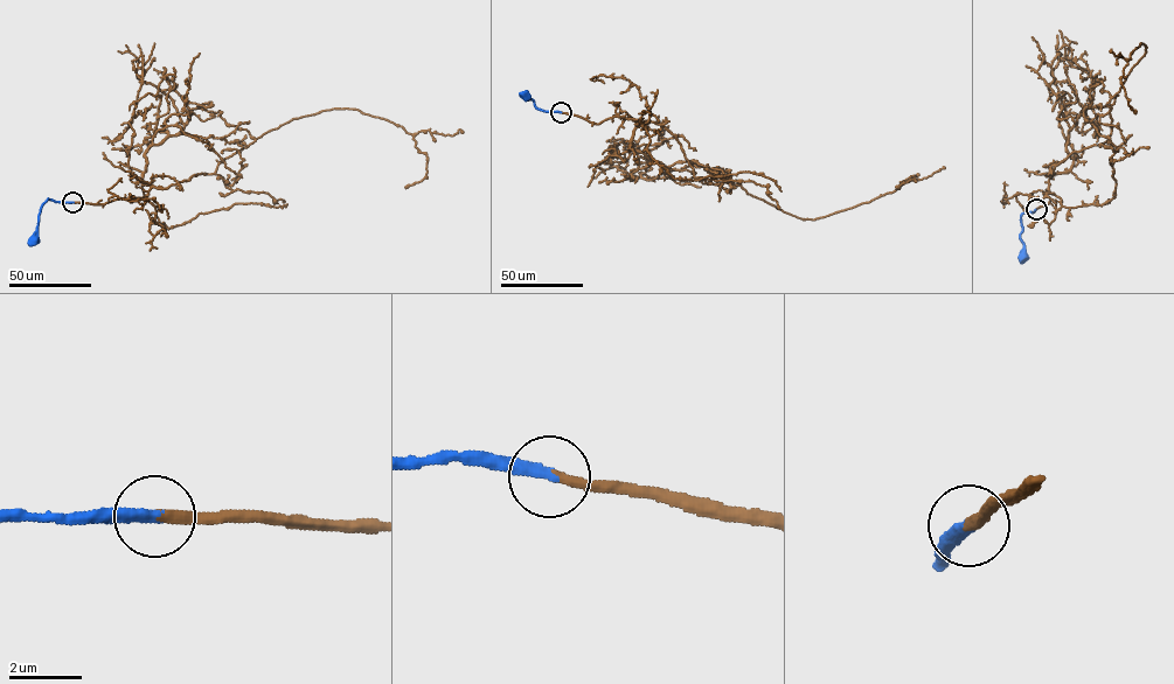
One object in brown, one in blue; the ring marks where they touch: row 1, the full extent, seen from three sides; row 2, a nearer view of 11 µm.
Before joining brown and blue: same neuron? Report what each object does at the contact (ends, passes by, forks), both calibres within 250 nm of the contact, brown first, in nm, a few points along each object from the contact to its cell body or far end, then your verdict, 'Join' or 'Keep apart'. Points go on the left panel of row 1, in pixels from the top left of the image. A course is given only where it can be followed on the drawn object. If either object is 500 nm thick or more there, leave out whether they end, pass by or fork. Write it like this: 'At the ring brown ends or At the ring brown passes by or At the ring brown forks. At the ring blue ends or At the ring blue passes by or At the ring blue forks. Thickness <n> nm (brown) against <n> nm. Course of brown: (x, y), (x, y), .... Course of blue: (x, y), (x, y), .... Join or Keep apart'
At the ring brown ends. At the ring blue ends. Thickness 280 nm (brown) against 360 nm. Course of brown: (73, 202), (145, 199), (151, 186), (213, 174), (271, 130), (332, 109), (414, 135), (428, 172), (405, 187). Course of blue: (73, 202), (48, 199), (41, 207), (35, 239). Join

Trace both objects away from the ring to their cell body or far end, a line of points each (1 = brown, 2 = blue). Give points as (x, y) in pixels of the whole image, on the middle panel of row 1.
1: (561, 112), (664, 125), (695, 178), (736, 180), (801, 218), (915, 178), (896, 188)
2: (561, 112), (539, 110), (526, 95)

